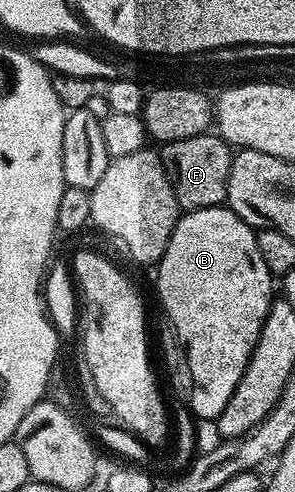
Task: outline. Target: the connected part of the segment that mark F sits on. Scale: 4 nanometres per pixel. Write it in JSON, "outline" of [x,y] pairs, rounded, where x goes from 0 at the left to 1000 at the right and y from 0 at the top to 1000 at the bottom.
{"outline":[[[715,266],[671,270],[641,283],[569,287],[549,297],[553,343],[566,350],[610,427],[705,425],[766,411],[786,317],[786,297]]]}

